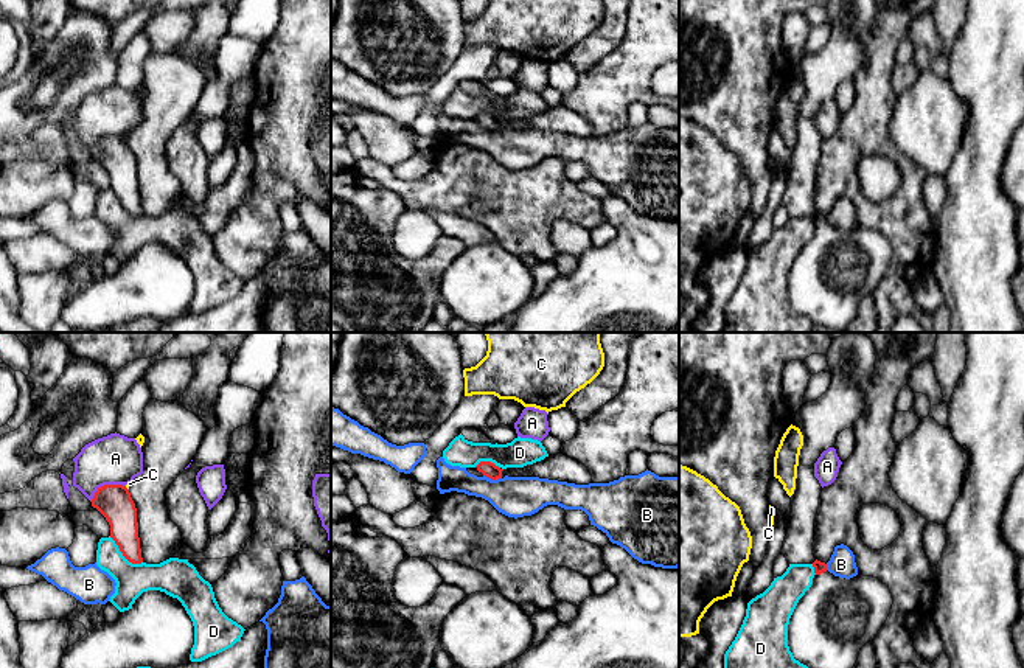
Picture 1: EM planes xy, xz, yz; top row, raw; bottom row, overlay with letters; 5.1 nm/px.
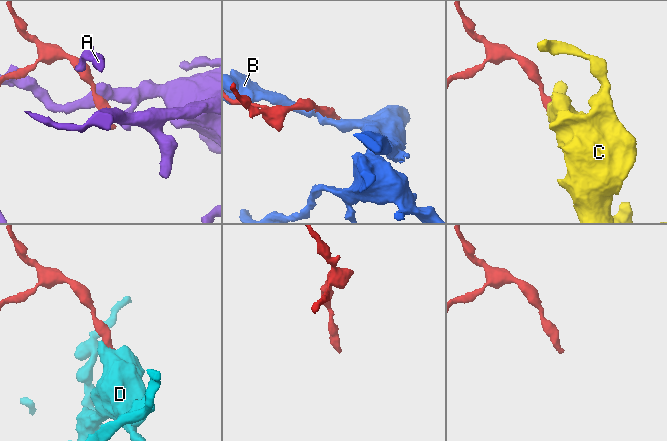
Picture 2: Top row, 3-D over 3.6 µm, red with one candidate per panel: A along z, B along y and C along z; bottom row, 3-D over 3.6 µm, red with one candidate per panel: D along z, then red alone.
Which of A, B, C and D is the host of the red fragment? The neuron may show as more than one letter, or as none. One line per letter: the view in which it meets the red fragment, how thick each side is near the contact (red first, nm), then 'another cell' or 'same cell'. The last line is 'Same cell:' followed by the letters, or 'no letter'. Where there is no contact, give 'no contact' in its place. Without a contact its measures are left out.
A: xy | 180/260 nm | another cell
B: xz | 80/200 nm | another cell
C: xy | 180/20 nm | another cell
D: xy | 170/170 nm | another cell
Same cell: no letter

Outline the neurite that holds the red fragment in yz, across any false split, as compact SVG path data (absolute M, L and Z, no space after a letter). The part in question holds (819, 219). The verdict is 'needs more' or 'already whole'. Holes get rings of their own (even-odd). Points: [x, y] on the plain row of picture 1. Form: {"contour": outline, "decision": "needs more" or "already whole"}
{"contour": "M813 214L811 239L799 252L788 277L788 298L794 311L806 317L813 326L845 331L855 318L861 300L873 294L886 275L893 250L878 230L856 227L850 231L834 228L827 216Z", "decision": "needs more"}

